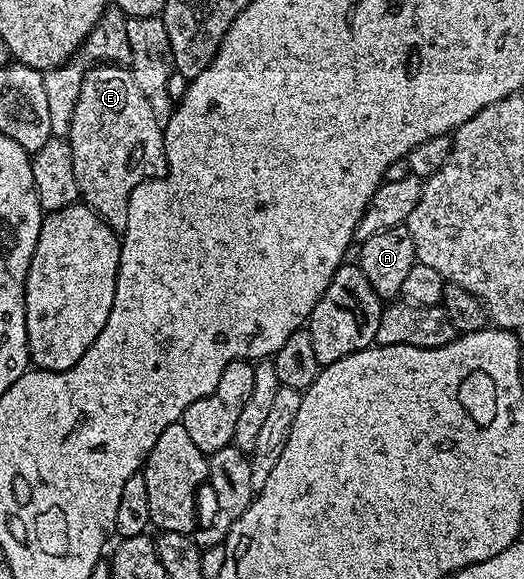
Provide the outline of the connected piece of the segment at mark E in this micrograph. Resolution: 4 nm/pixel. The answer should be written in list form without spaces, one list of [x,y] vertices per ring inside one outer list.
[[[94,64],[89,67],[90,71],[86,74],[86,79],[82,82],[82,87],[79,88],[78,94],[74,98],[74,111],[72,112],[72,120],[70,121],[70,133],[68,141],[72,148],[72,168],[76,172],[76,184],[81,201],[85,205],[92,207],[102,219],[111,226],[111,228],[120,232],[128,224],[128,200],[132,196],[132,192],[138,187],[141,182],[152,178],[159,177],[160,171],[164,166],[166,157],[166,149],[162,146],[163,127],[160,125],[160,118],[154,115],[154,106],[151,99],[144,92],[140,92],[140,88],[136,88],[136,80],[132,76],[132,72],[122,64]]]

